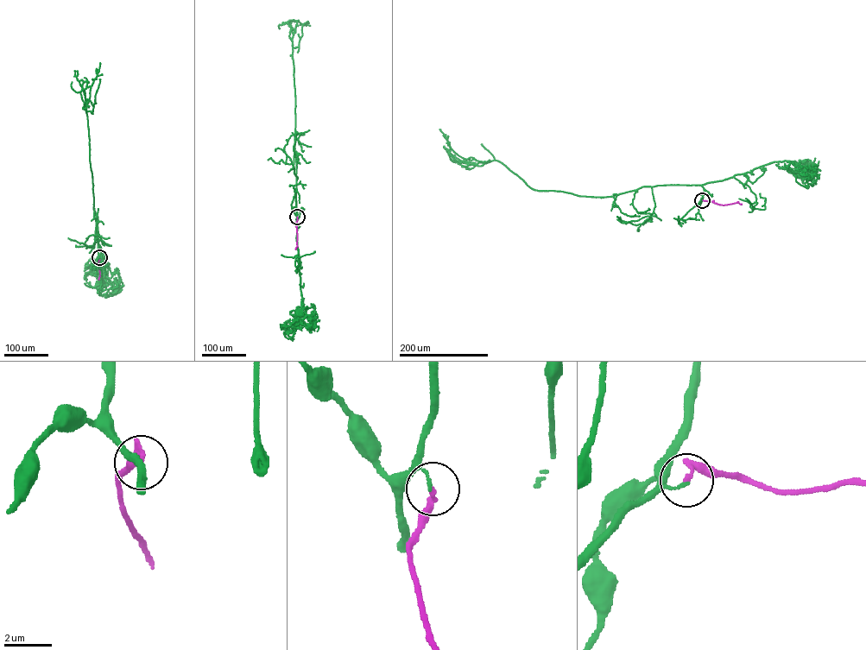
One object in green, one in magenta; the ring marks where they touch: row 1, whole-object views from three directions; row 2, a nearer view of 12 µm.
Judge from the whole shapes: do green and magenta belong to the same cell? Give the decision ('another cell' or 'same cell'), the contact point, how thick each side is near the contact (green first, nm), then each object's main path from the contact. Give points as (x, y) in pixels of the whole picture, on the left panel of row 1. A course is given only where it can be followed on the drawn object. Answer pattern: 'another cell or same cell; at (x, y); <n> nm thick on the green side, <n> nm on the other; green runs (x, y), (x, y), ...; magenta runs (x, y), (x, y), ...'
another cell; at (99, 257); 120 nm thick on the green side, 220 nm on the other; green runs (99, 257), (97, 241), (105, 255), (103, 278), (111, 285), (105, 296); magenta runs (99, 257), (98, 279)

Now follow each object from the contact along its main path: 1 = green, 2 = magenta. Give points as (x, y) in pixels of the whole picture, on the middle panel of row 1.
1: (297, 217), (296, 240), (302, 299), (302, 316), (300, 317), (299, 312), (307, 306), (301, 314)
2: (297, 217), (295, 249)

